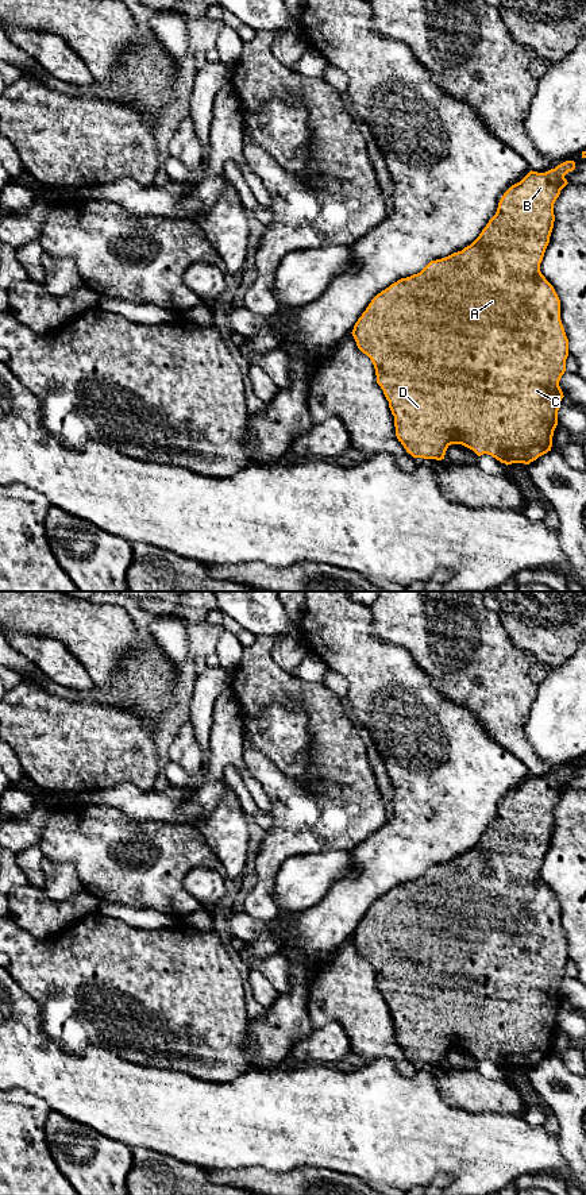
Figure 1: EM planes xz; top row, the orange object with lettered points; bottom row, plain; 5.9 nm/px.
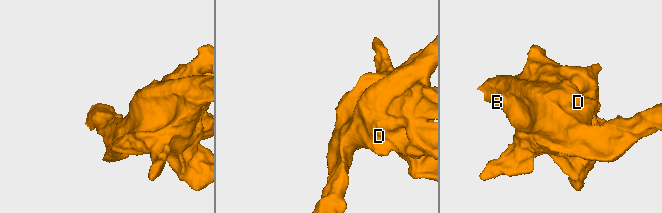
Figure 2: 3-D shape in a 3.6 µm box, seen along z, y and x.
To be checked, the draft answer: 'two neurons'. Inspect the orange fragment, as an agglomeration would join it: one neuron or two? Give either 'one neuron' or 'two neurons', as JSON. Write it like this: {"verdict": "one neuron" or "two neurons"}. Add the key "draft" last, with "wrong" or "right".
{"verdict": "one neuron", "draft": "wrong"}

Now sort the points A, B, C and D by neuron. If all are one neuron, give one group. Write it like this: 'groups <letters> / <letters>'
groups A B C D

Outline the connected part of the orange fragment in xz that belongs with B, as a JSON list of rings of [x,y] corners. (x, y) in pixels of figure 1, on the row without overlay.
[[[566,766],[545,778],[529,776],[520,787],[512,790],[501,802],[496,820],[489,825],[479,841],[462,856],[431,866],[420,878],[401,883],[378,898],[354,930],[352,941],[358,953],[366,959],[375,974],[377,988],[383,995],[394,1021],[396,1041],[413,1063],[444,1064],[451,1049],[462,1049],[478,1061],[487,1059],[501,1068],[529,1069],[551,1056],[554,1036],[558,1030],[558,1015],[564,1002],[559,986],[566,976],[568,944],[560,925],[560,905],[554,891],[540,876],[545,853],[554,833],[554,809],[560,795],[568,789],[564,780],[575,774],[574,766]]]

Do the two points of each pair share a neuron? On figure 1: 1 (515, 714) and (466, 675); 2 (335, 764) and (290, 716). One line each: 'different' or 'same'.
1: same
2: different

